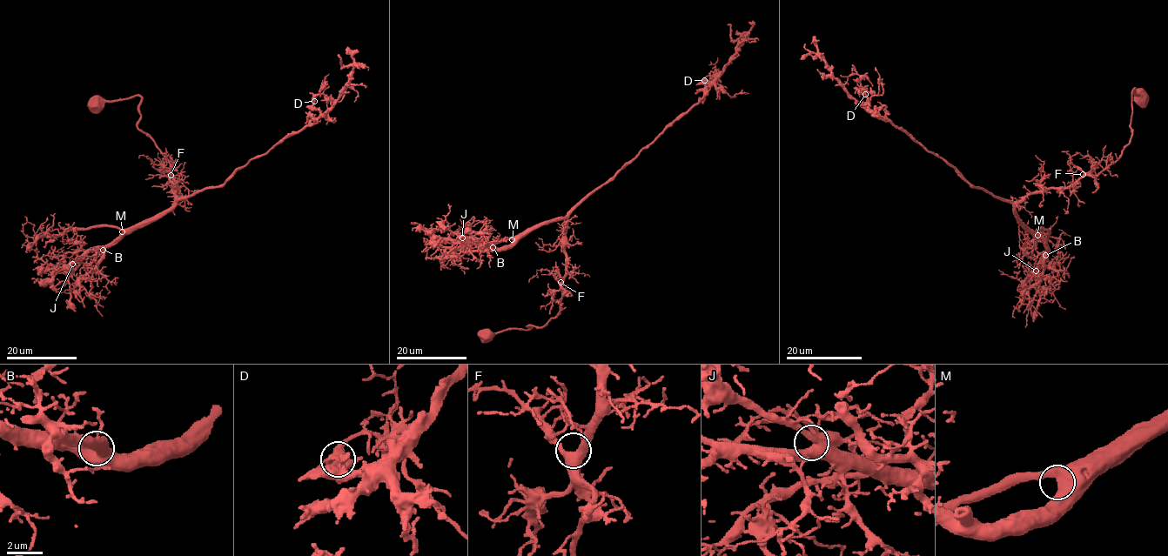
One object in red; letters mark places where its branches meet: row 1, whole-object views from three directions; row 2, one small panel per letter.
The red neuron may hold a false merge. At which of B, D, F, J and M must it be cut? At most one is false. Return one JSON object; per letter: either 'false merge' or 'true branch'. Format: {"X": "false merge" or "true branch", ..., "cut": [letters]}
{"B": "true branch", "D": "false merge", "F": "true branch", "J": "true branch", "M": "true branch", "cut": ["D"]}

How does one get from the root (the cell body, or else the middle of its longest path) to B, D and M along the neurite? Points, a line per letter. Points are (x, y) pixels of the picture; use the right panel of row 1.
B: (1142, 96), (1131, 91), (1131, 138), (1116, 161), (1016, 205), (1045, 255)
D: (1142, 96), (1131, 91), (1131, 138), (1116, 161), (1067, 187), (1006, 201), (877, 117), (865, 94)
M: (1142, 96), (1131, 91), (1131, 138), (1116, 161), (1067, 187), (1029, 193), (1016, 205), (1018, 218), (1037, 235)

